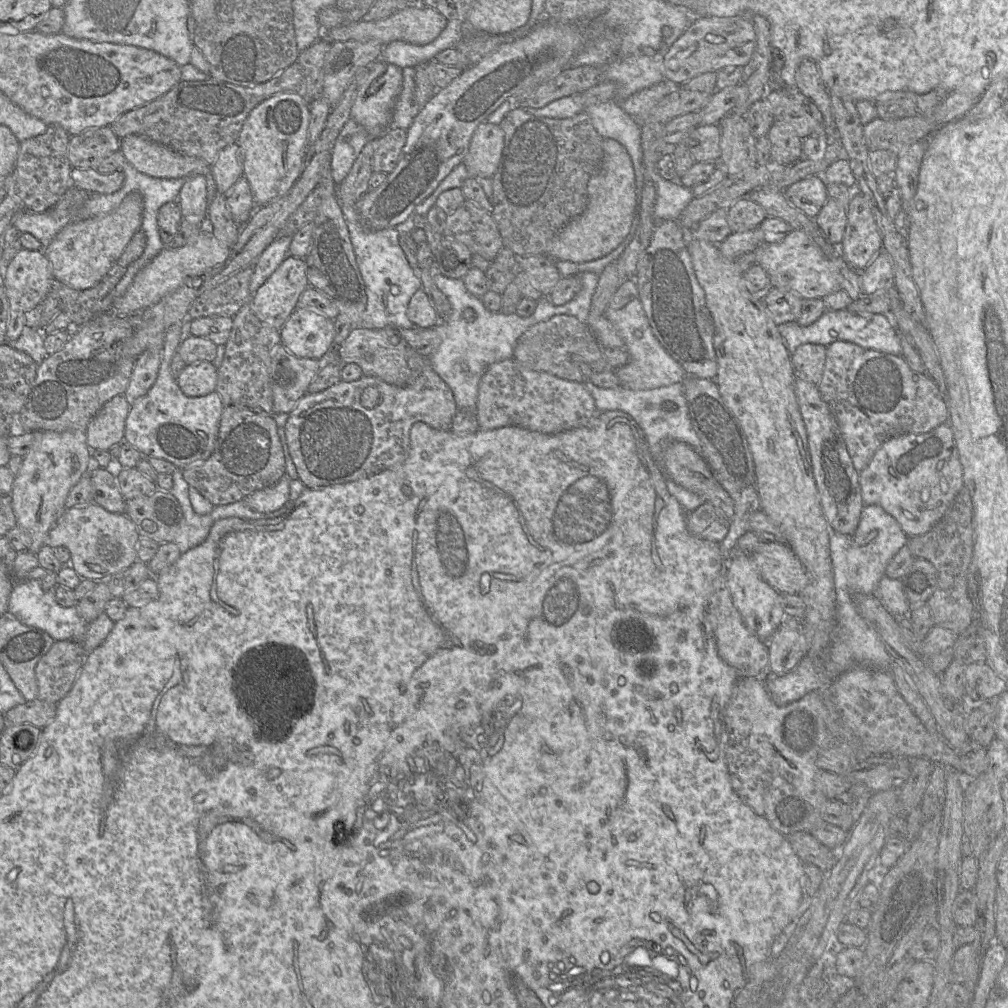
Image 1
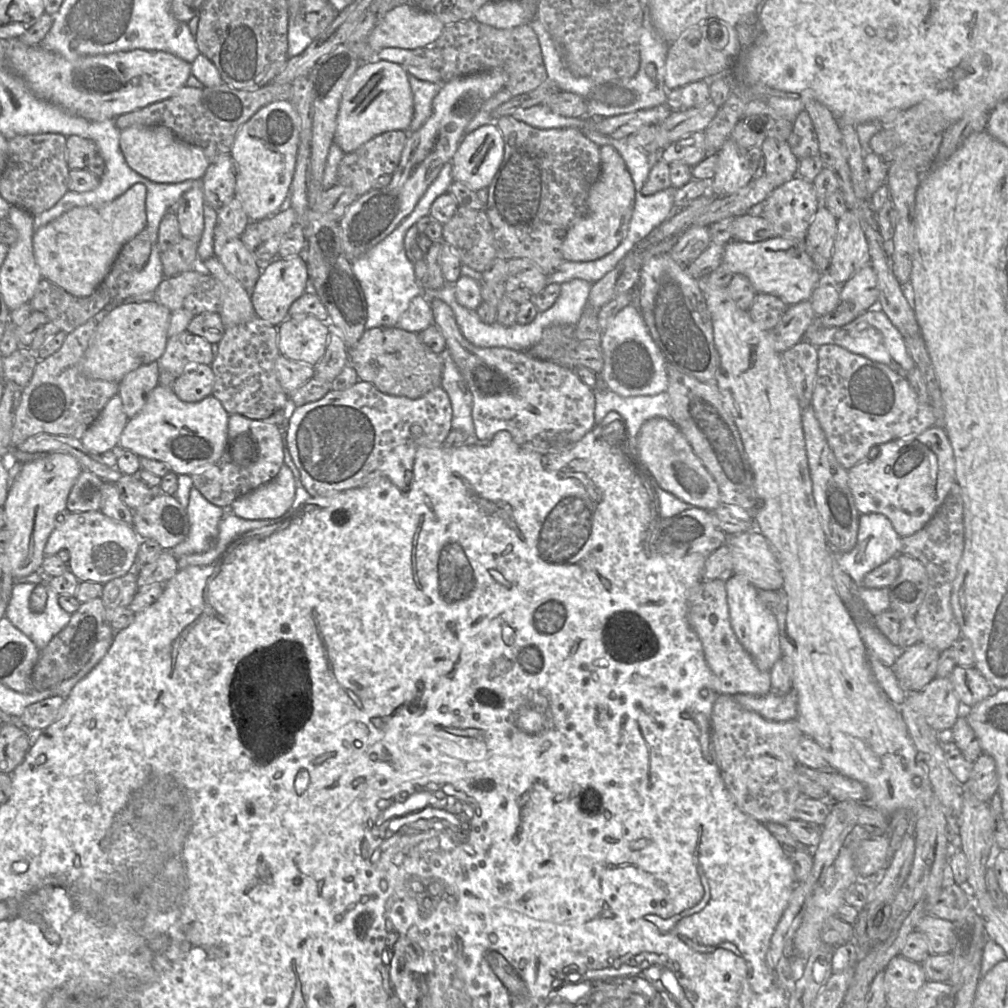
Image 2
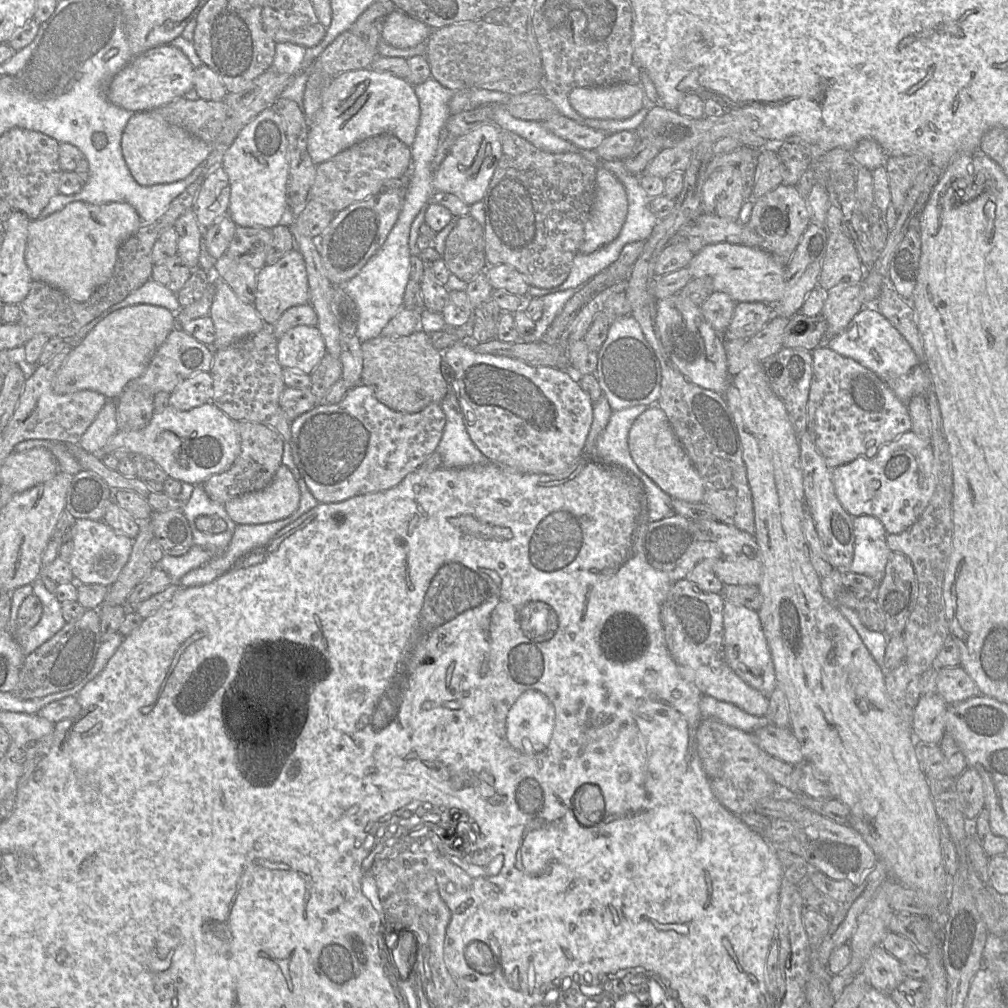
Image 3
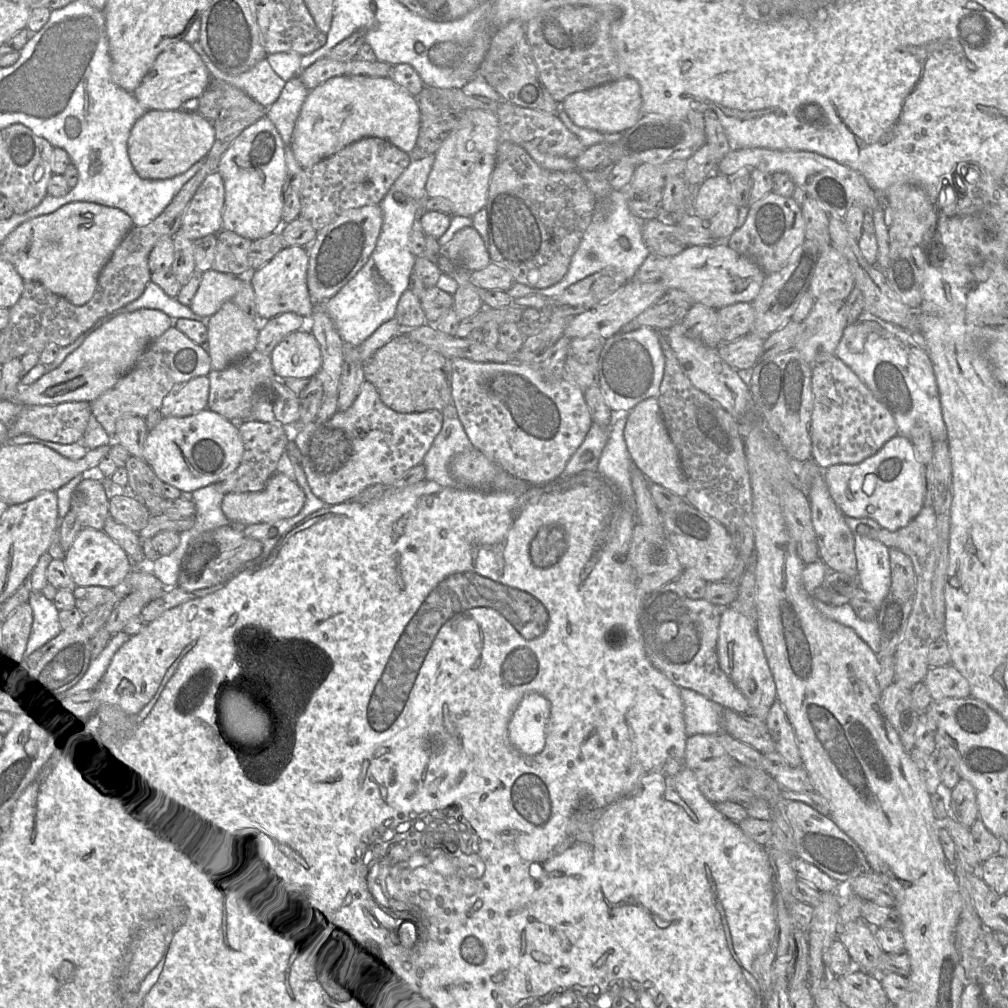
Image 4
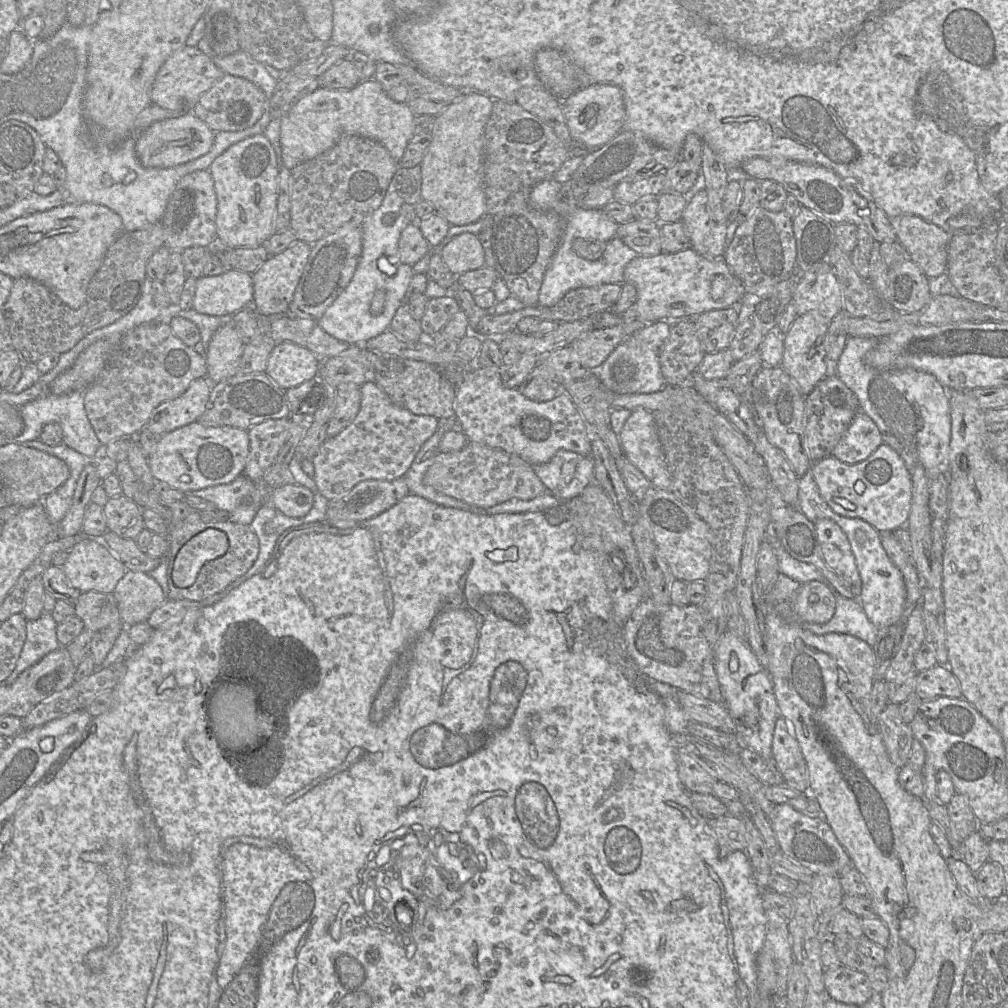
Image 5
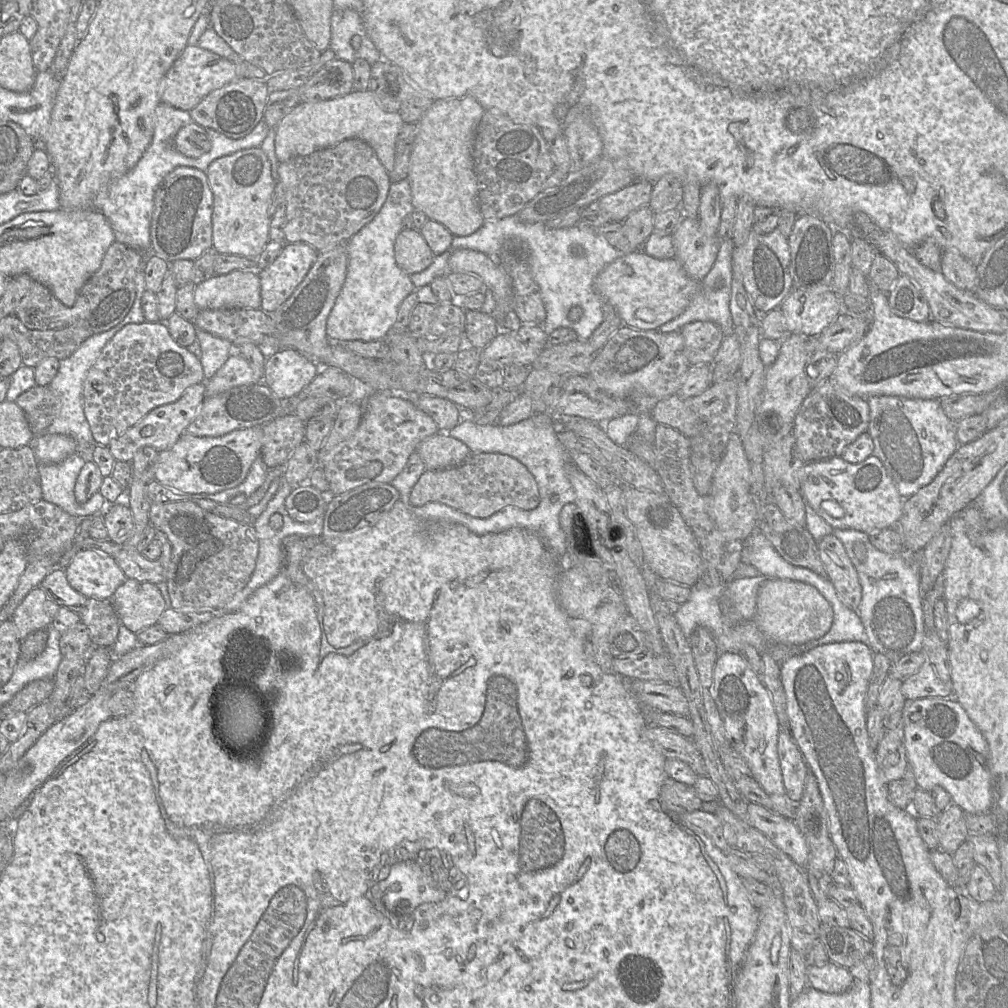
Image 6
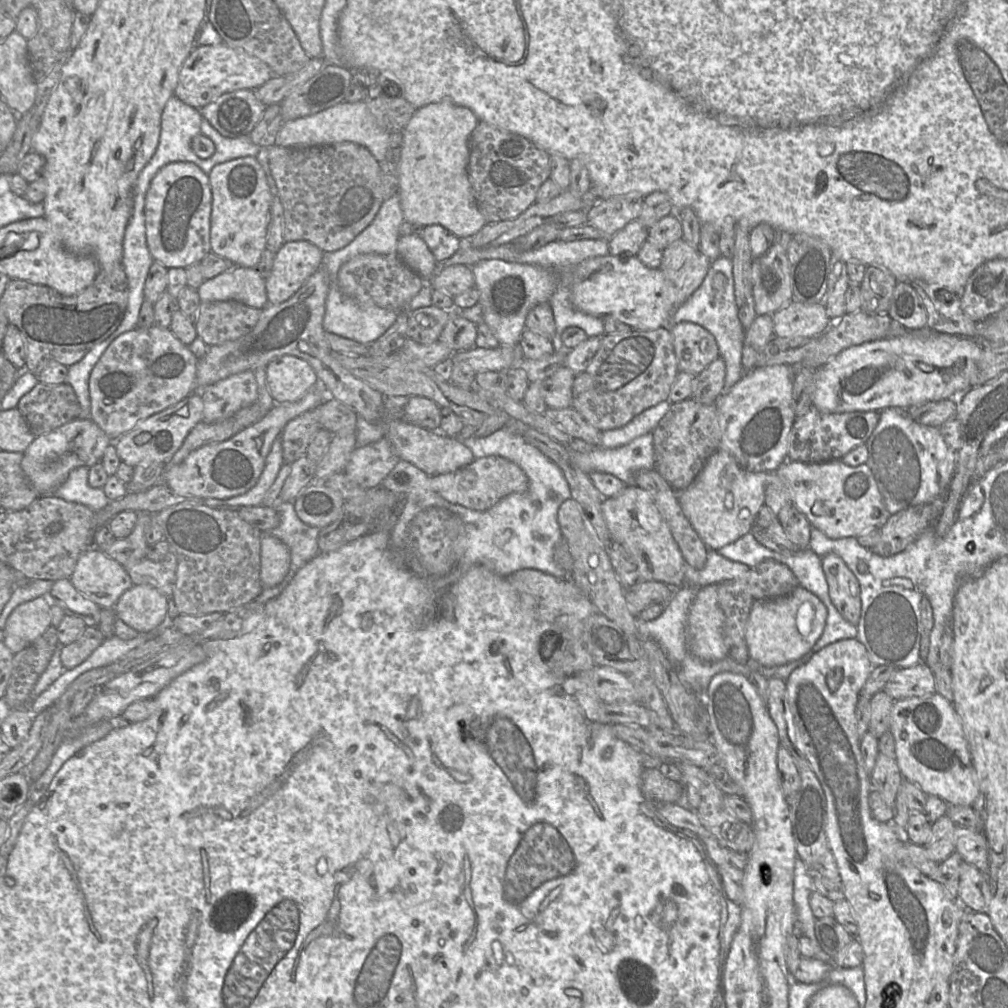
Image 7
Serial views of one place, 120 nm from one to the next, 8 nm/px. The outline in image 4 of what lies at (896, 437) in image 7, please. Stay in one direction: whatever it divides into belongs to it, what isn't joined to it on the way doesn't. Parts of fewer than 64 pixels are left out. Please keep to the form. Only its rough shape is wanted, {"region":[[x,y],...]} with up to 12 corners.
{"region":[[863,311],[833,355],[898,435],[947,429],[919,331]]}

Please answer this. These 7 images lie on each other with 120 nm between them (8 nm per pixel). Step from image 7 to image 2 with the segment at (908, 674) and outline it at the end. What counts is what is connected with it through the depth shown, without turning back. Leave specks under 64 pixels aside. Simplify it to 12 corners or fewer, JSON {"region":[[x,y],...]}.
{"region":[[975,667],[948,676],[960,703],[974,706],[996,689]]}

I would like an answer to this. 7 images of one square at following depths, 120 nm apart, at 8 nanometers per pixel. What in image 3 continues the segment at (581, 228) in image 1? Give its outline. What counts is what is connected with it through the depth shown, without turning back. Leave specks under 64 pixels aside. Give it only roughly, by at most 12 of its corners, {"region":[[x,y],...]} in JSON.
{"region":[[600,163],[595,201],[579,253],[619,235],[628,200],[623,184]]}

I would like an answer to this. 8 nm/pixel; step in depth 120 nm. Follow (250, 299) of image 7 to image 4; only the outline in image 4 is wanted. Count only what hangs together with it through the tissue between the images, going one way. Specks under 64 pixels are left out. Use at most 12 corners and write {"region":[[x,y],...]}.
{"region":[[209,269],[189,307],[210,317],[233,299],[239,277]]}

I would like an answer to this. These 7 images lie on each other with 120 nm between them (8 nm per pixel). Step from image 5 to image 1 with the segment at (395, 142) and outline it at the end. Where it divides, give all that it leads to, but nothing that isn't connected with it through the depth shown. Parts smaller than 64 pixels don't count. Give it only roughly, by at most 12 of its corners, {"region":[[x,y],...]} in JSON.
{"region":[[383,60],[363,76],[350,118],[371,138],[390,125],[402,69]]}

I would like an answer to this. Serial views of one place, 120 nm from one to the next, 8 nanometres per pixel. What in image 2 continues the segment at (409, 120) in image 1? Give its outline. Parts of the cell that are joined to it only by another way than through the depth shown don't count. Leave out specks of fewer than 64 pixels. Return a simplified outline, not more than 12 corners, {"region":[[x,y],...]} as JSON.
{"region":[[408,80],[414,115],[407,133],[412,134],[432,115],[433,99],[442,84]]}

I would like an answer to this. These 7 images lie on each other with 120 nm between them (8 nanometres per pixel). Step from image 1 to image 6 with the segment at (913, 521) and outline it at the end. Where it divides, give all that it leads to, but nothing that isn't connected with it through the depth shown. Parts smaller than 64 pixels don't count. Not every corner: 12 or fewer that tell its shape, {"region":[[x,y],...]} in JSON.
{"region":[[880,459],[805,463],[805,503],[835,529],[896,527],[905,499]]}

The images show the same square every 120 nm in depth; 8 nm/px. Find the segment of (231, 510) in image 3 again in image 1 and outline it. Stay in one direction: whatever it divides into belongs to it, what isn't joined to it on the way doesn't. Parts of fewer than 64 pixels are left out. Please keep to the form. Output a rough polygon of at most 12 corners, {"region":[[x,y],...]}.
{"region":[[291,479],[243,499],[253,510],[273,513],[288,501]]}

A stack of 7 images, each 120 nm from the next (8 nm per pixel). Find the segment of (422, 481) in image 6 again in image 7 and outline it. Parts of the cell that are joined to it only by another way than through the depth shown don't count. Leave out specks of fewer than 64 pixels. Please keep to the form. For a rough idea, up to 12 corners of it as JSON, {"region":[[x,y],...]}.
{"region":[[500,456],[430,476],[450,503],[485,511],[528,478]]}

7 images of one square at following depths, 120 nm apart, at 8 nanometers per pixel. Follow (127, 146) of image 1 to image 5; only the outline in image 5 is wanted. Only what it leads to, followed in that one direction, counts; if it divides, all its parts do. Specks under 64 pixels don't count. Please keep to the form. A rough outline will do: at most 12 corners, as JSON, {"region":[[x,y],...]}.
{"region":[[192,112],[152,123],[138,160],[172,168],[207,154],[214,132]]}

